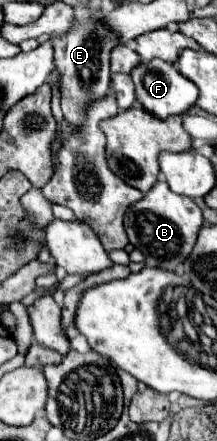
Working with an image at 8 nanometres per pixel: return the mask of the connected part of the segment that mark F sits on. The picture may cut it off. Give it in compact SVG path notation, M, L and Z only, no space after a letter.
M154 58L150 62L140 62L132 70L130 76L132 76L134 88L136 88L136 104L158 118L168 118L172 114L184 114L198 98L198 88L194 86L194 82L190 82L186 76L182 76L172 62L162 62L158 58Z

